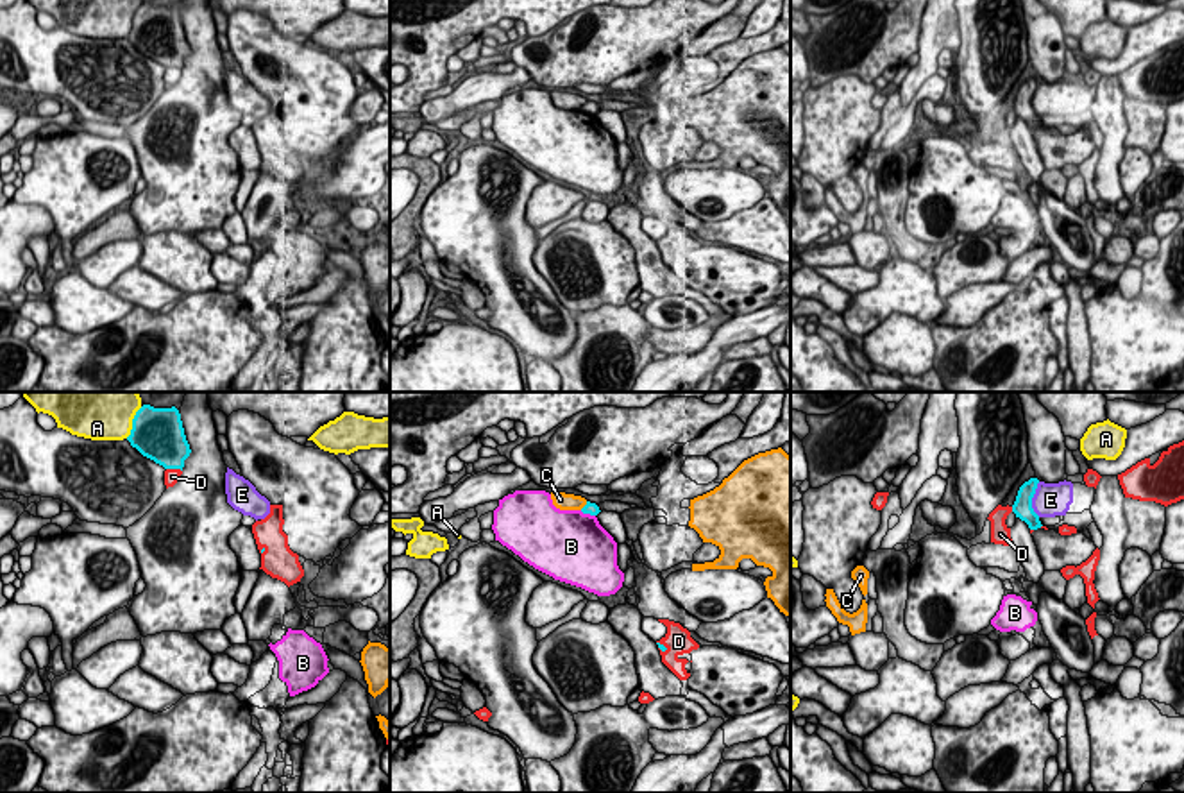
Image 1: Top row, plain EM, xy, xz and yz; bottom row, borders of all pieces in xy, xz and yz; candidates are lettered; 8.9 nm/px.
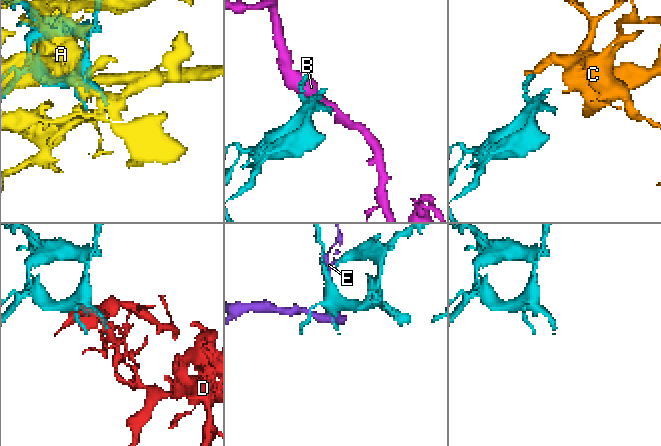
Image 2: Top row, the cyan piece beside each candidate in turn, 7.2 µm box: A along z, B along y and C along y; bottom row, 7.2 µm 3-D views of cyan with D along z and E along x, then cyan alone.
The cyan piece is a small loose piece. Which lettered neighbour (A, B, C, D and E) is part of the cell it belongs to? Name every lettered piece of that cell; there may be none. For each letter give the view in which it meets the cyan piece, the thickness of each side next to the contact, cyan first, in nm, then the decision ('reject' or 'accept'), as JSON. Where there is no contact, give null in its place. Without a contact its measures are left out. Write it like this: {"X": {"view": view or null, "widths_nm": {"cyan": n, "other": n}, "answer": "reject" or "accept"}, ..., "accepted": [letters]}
{"A": {"view": "xy", "widths_nm": {"cyan": 460, "other": 460}, "answer": "reject"}, "B": {"view": "xz", "widths_nm": {"cyan": 120, "other": 460}, "answer": "reject"}, "C": {"view": "xz", "widths_nm": {"cyan": 120, "other": 160}, "answer": "reject"}, "D": {"view": "xy", "widths_nm": {"cyan": 380, "other": 140}, "answer": "accept"}, "E": {"view": "yz", "widths_nm": {"cyan": 170, "other": 300}, "answer": "reject"}, "accepted": ["D"]}

